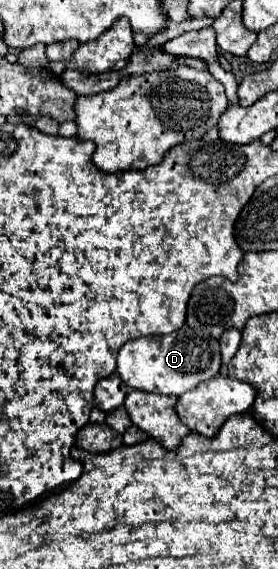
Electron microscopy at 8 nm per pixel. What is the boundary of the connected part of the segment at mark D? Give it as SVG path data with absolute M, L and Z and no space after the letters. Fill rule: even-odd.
M181 327L169 335L131 339L119 349L117 373L131 387L147 393L181 397L185 391L195 389L199 383L219 375L221 351L219 341L201 329Z

